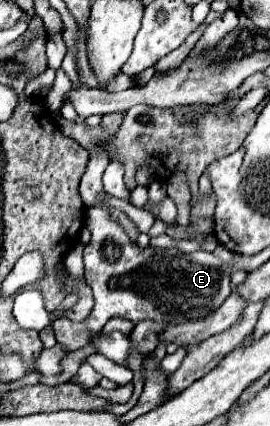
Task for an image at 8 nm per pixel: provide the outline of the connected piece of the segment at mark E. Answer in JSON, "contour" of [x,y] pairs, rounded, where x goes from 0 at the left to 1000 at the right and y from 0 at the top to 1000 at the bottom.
{"contour":[[[348,484],[319,493],[319,531],[341,545],[333,573],[311,582],[311,629],[319,629],[319,667],[341,676],[348,690],[348,723],[333,742],[304,756],[267,756],[252,746],[200,751],[200,779],[215,808],[237,808],[252,822],[289,822],[326,808],[326,779],[363,779],[385,770],[385,761],[422,746],[467,746],[489,756],[519,751],[570,751],[600,761],[659,761],[696,751],[733,751],[756,742],[778,742],[785,728],[815,723],[830,704],[852,695],[852,634],[859,624],[837,624],[815,606],[800,606],[778,592],[733,587],[711,596],[681,596],[659,582],[511,582],[481,568],[474,549],[452,540],[444,521],[422,516],[385,484]]]}

